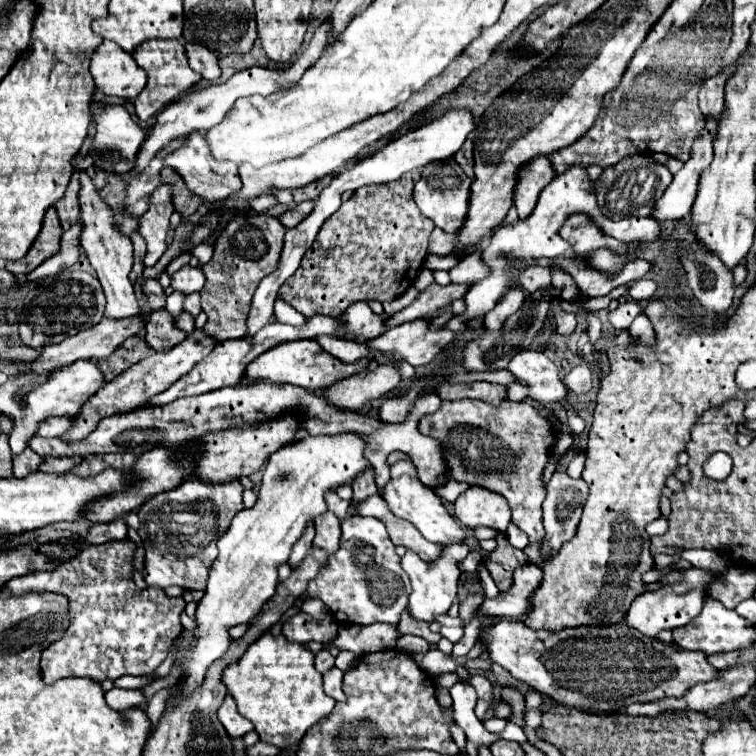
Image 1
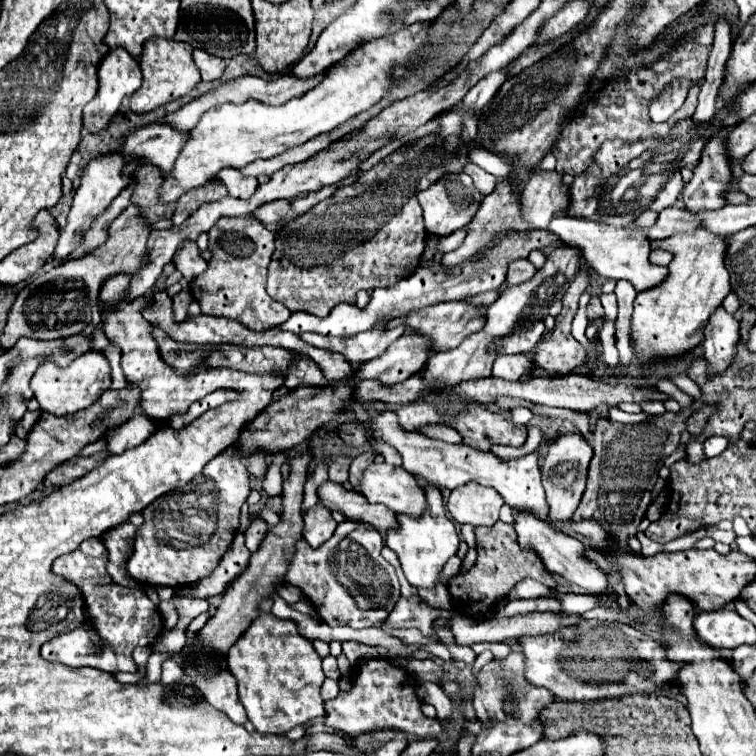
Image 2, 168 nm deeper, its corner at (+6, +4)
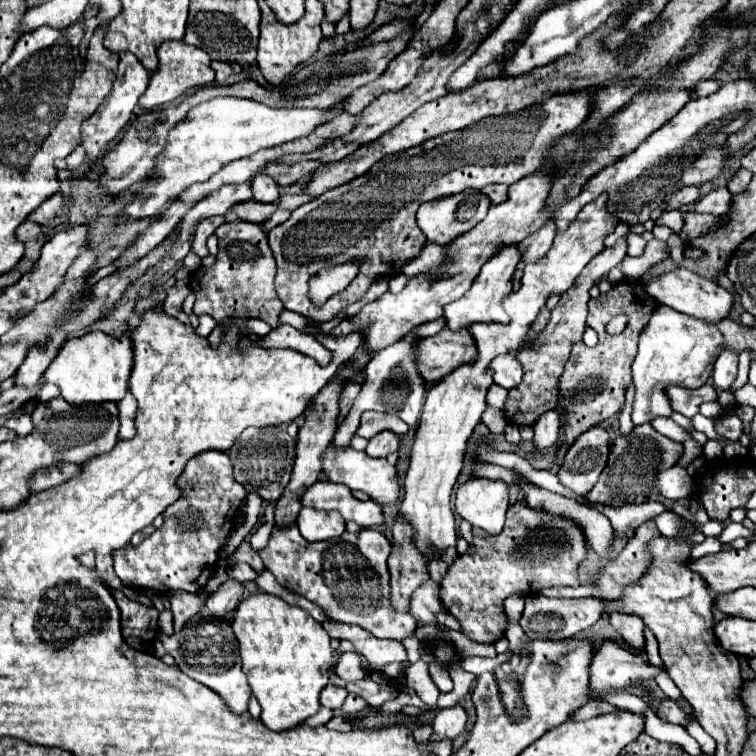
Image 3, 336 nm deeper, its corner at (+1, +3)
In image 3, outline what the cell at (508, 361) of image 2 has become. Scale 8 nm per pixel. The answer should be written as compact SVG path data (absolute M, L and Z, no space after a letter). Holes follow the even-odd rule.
M514 354L496 356L490 364L494 370L494 382L506 390L518 386L522 382L522 366Z

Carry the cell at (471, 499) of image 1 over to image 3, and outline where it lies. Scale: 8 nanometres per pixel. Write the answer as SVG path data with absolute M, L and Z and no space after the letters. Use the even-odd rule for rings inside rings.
M468 480L456 492L456 514L488 534L500 534L508 510L508 488L496 480Z

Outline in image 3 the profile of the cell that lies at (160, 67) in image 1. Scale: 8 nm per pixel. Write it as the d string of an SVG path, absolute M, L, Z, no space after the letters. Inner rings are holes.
M162 42L158 48L158 68L150 76L150 84L146 92L140 96L140 106L144 110L154 110L164 104L180 102L182 96L190 94L192 90L206 86L214 80L214 72L210 68L210 56L200 50L198 46L190 46L184 42Z

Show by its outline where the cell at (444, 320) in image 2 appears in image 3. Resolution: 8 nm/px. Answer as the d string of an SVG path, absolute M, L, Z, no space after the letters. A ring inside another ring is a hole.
M506 246L502 248L494 258L490 258L480 274L476 276L476 280L472 282L470 290L460 298L460 300L454 300L450 304L444 306L444 318L446 318L446 328L450 330L462 330L462 328L468 328L472 326L474 322L506 322L508 320L508 314L504 312L502 308L502 300L512 294L512 276L514 276L514 270L516 270L516 264L520 262L520 254L516 250L516 246Z

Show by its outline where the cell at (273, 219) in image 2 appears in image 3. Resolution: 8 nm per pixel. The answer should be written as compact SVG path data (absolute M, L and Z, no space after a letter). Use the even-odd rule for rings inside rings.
M242 202L234 206L234 212L238 214L238 218L246 220L246 222L256 222L256 224L264 224L264 220L268 220L274 212L278 210L278 202L276 204L262 204L262 202Z

